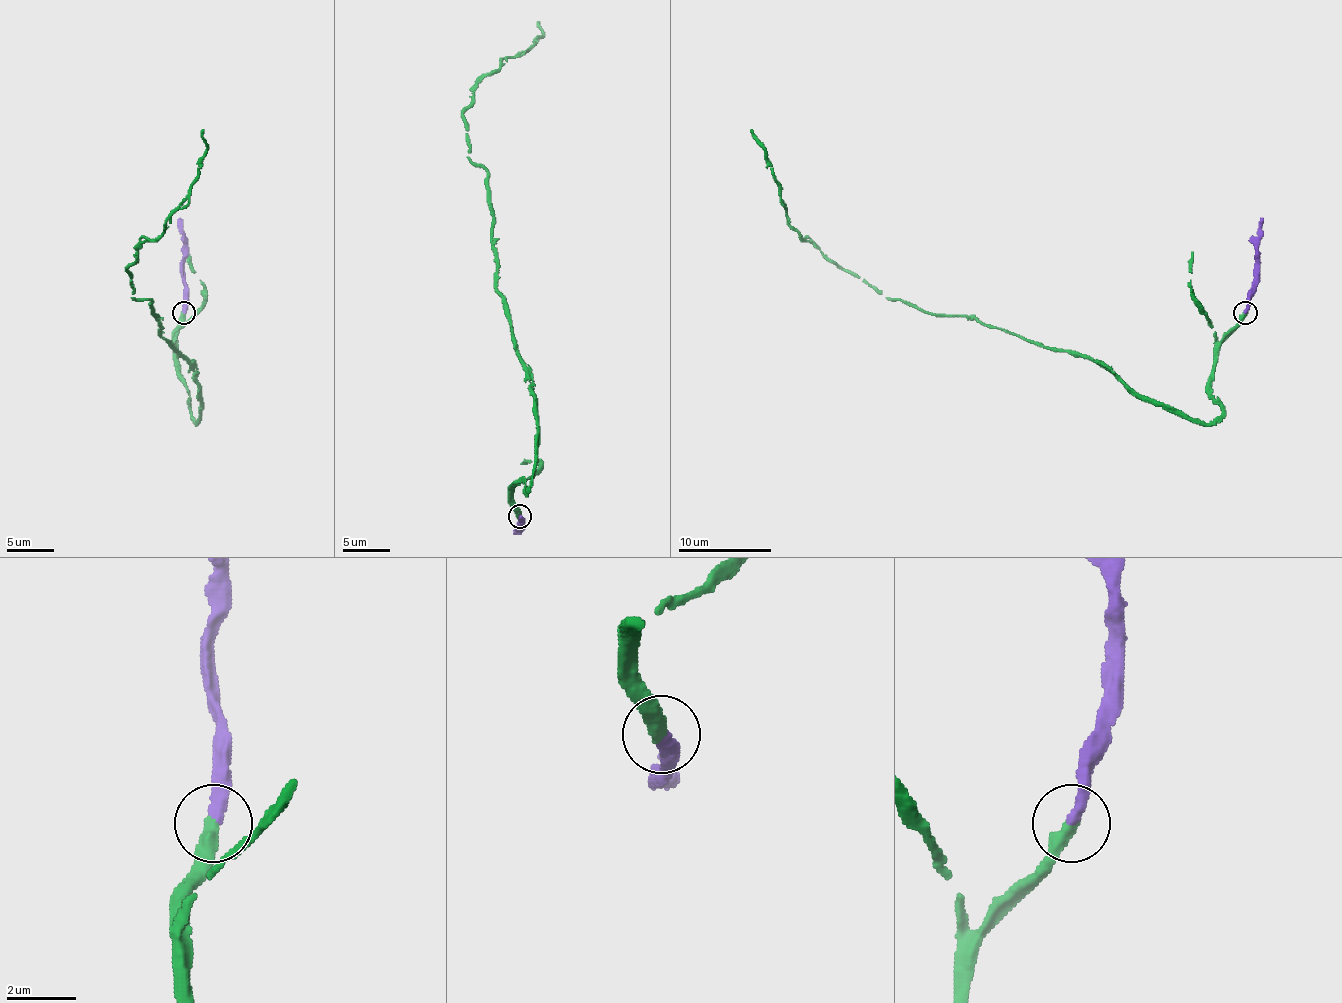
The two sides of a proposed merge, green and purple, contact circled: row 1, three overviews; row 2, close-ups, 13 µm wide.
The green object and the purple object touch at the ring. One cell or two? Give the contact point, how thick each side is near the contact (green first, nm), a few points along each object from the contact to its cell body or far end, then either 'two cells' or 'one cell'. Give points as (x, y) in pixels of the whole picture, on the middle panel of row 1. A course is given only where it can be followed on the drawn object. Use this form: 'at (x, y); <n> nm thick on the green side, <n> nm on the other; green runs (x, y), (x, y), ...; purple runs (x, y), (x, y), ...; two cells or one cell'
at (519, 516); 420 nm thick on the green side, 320 nm on the other; green runs (519, 515), (535, 406), (463, 110), (540, 21); purple runs (519, 515), (519, 529), (514, 532); one cell

